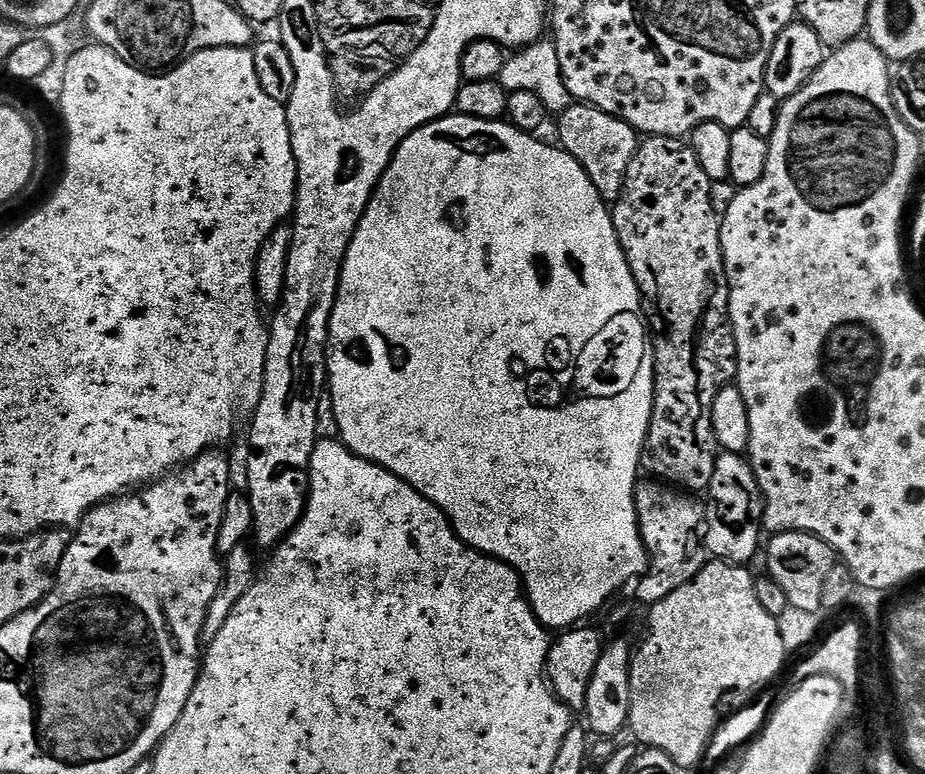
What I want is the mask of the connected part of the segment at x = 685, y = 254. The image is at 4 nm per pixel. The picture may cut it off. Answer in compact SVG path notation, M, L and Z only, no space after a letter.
M650 136L639 141L634 158L626 170L624 188L611 209L614 230L618 234L622 250L626 254L626 262L634 274L634 282L640 291L642 312L646 317L647 331L650 333L650 347L652 355L656 358L656 399L652 402L652 417L648 436L644 439L644 453L640 456L640 462L643 471L649 477L665 481L692 494L703 493L710 486L710 478L714 478L718 445L714 438L712 407L718 390L731 385L736 378L736 340L732 336L732 325L728 318L728 279L724 273L724 259L720 245L721 217L717 216L710 202L712 185L713 181L708 179L706 170L702 170L691 143L675 136Z

